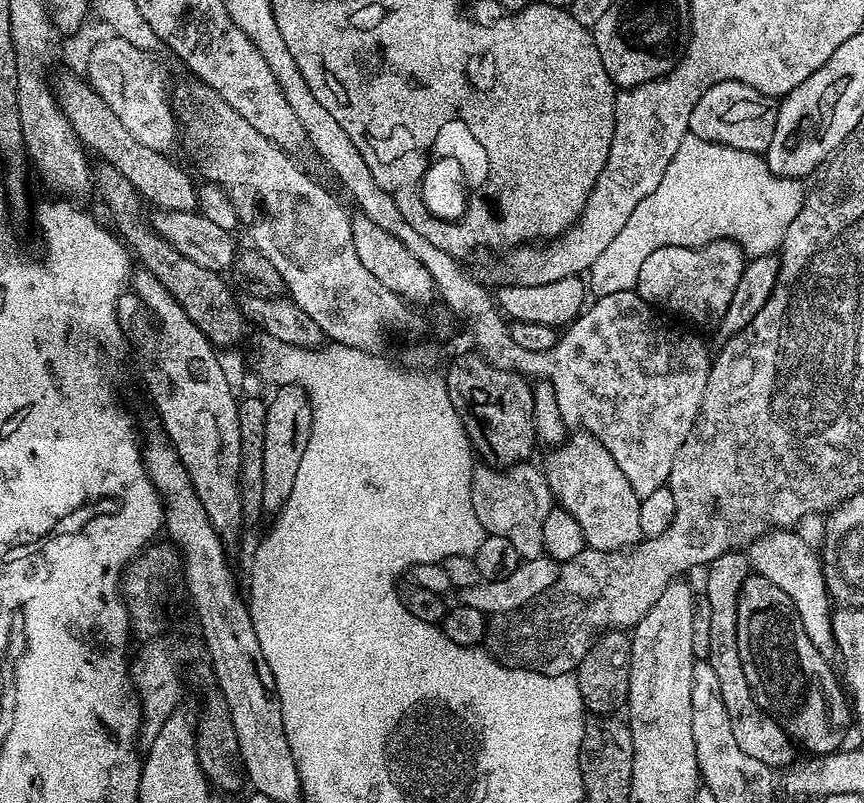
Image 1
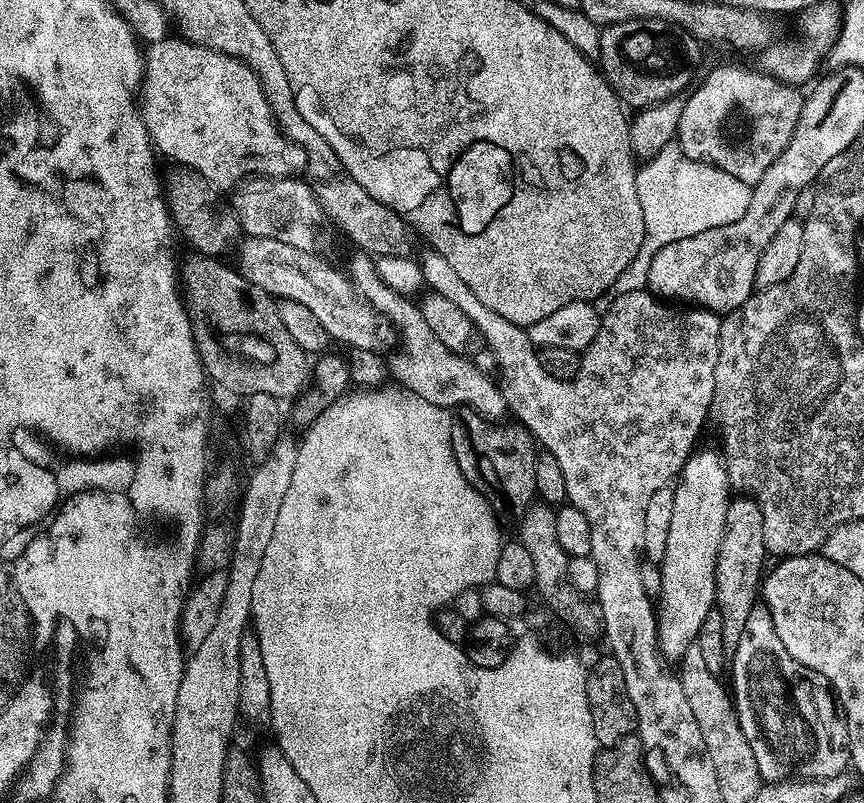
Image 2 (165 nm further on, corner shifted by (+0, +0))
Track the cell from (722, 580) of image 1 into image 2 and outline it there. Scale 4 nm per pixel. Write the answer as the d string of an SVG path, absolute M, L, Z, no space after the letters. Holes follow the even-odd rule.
M736 494L729 499L724 537L716 563L715 611L722 614L722 636L730 654L735 652L738 638L742 638L742 630L746 630L746 618L750 618L750 610L758 607L758 593L766 572L763 521L759 500L748 494Z

